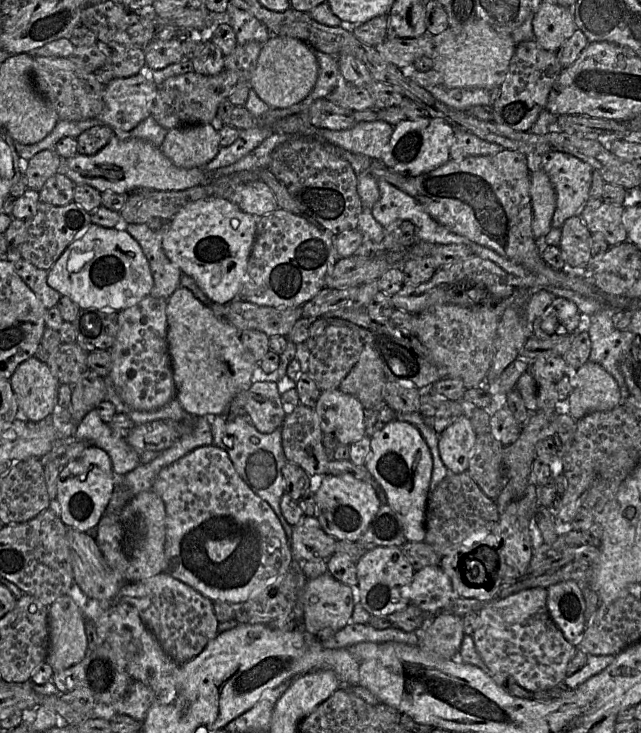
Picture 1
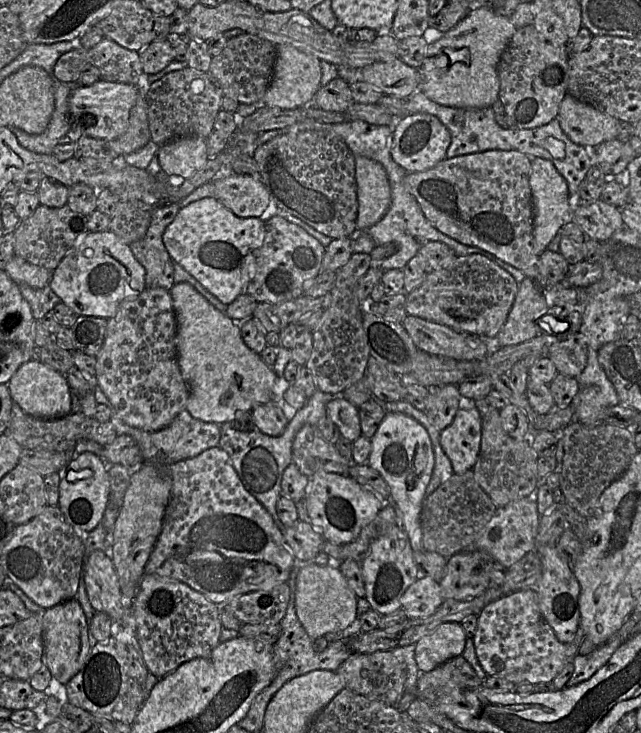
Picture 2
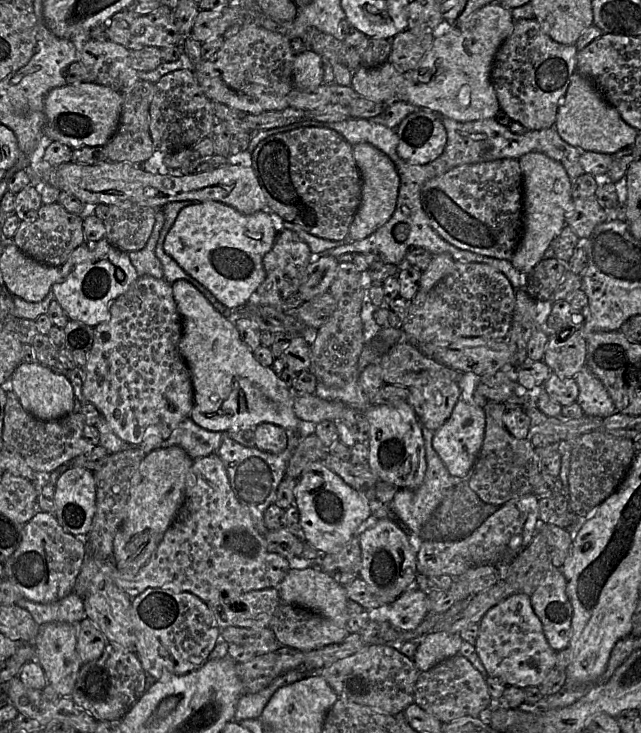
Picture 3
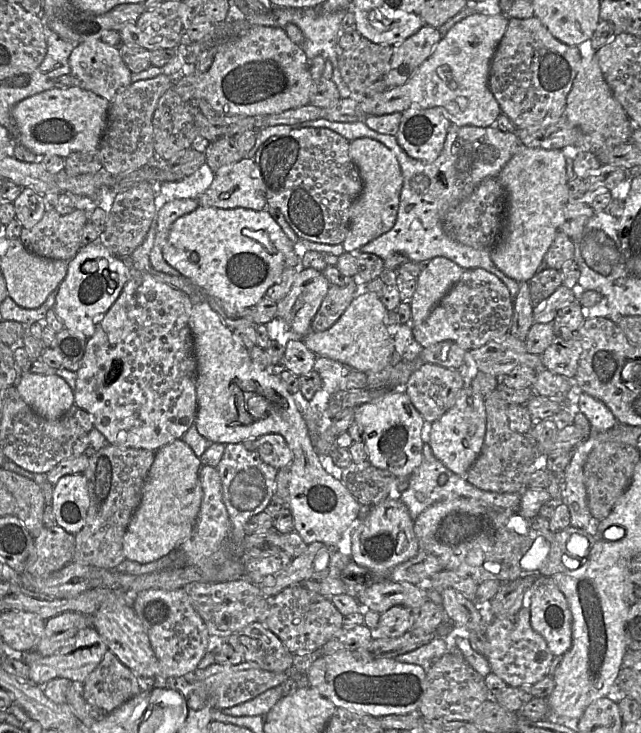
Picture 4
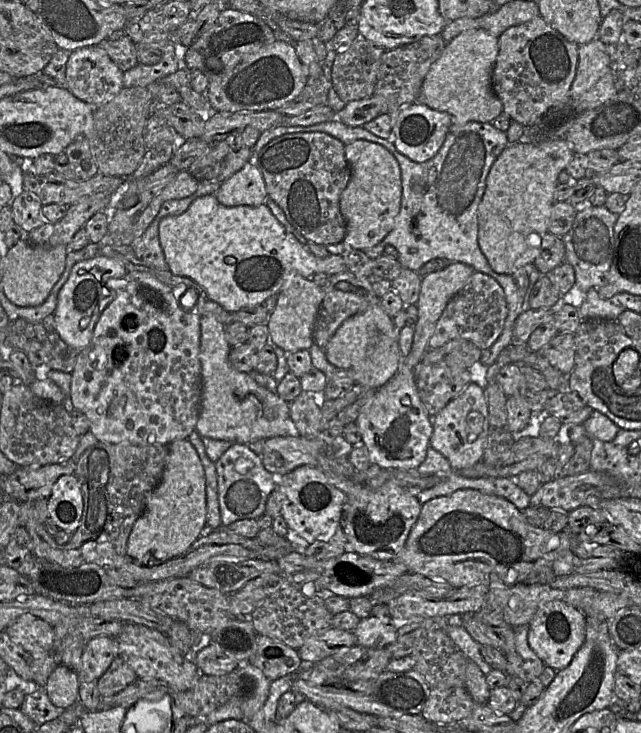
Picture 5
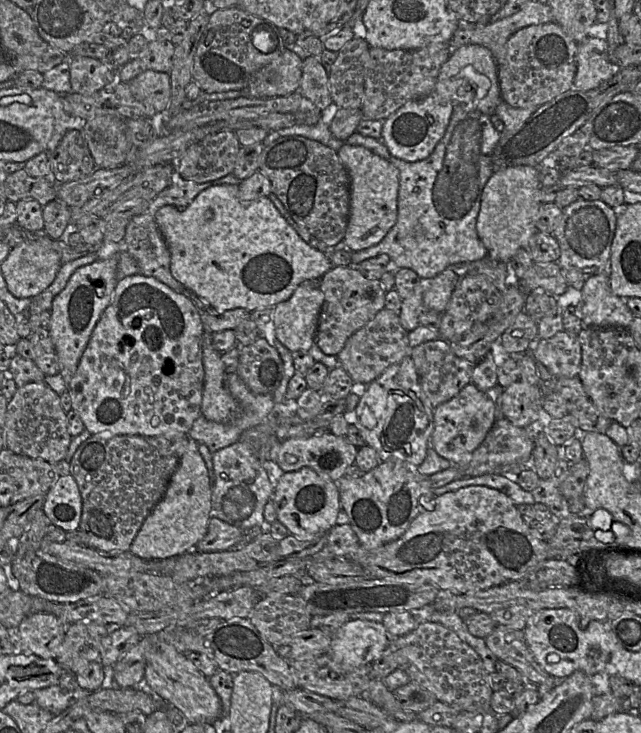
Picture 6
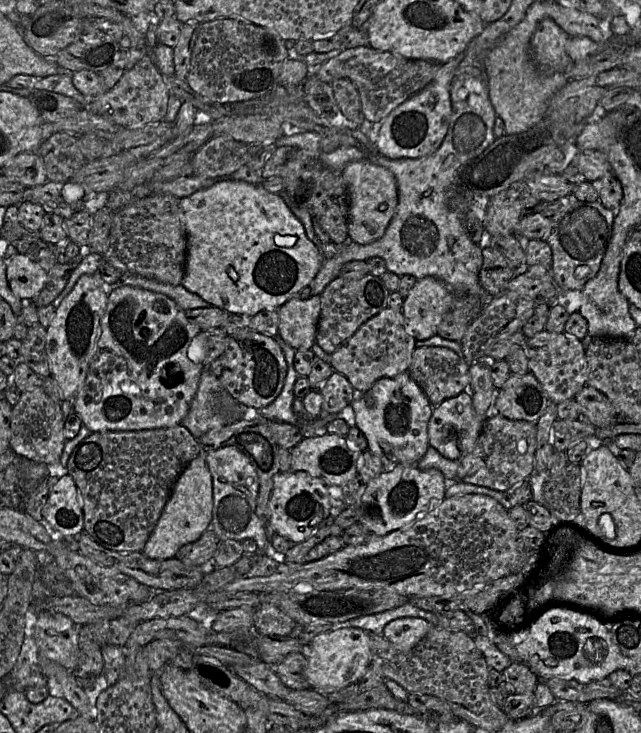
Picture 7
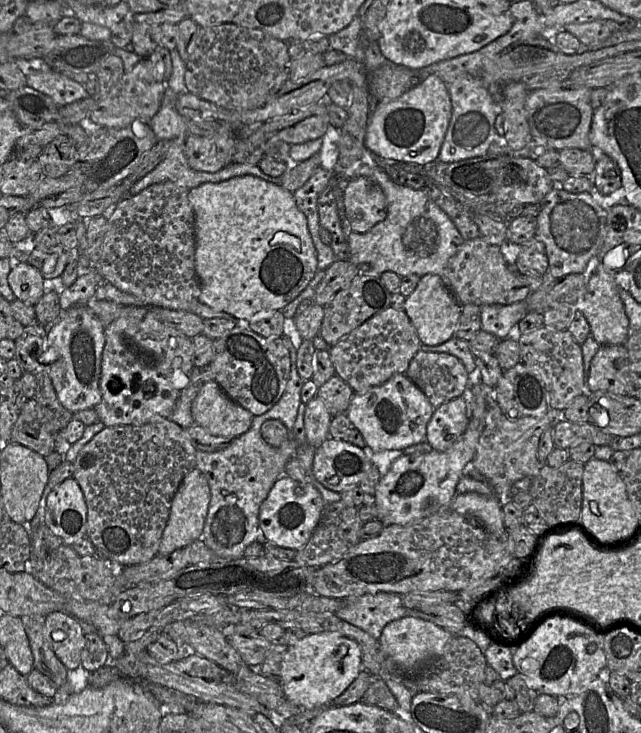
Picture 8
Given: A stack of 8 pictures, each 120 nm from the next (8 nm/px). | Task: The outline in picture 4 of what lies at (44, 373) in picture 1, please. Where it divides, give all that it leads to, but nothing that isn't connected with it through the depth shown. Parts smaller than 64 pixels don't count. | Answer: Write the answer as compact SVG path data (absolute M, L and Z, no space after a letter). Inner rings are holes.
M23 373L15 386L32 410L47 420L61 418L74 404L74 392L56 374Z

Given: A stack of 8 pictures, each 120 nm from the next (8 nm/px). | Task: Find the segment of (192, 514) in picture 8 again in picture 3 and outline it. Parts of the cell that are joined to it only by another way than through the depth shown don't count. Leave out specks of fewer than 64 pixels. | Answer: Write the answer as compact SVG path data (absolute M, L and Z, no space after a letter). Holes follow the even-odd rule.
M176 445L155 449L141 461L132 479L124 518L115 534L110 558L123 573L136 574L155 552L183 503L186 478L192 464L186 451Z

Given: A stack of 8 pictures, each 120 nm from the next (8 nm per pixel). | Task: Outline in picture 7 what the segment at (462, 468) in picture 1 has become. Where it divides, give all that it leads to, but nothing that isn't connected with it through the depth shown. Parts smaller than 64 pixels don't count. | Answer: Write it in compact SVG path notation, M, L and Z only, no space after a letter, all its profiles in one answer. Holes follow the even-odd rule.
M466 387L457 396L448 398L434 406L428 422L428 443L445 458L460 461L476 444L485 419L474 410L471 391L469 387Z

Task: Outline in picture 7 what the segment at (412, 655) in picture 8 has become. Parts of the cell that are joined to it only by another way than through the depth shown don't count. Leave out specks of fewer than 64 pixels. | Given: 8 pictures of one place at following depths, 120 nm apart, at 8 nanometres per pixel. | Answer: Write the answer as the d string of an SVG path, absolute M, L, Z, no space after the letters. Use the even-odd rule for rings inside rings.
M402 617L389 622L382 635L398 650L408 652L425 638L432 627L425 619Z

